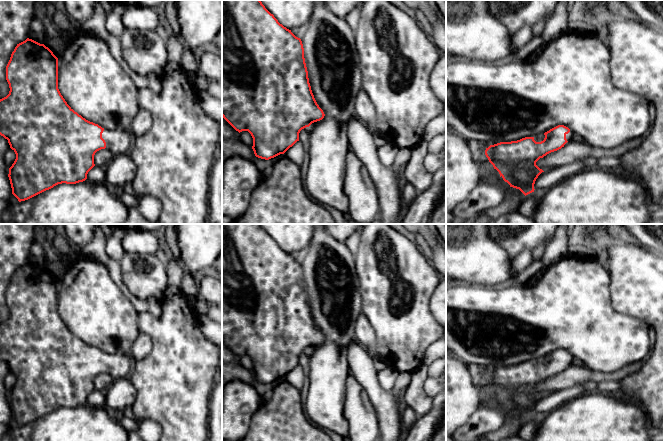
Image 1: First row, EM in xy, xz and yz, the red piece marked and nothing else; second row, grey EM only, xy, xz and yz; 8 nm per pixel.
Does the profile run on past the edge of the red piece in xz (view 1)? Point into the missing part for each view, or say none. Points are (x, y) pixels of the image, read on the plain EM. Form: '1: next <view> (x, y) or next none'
1: next none

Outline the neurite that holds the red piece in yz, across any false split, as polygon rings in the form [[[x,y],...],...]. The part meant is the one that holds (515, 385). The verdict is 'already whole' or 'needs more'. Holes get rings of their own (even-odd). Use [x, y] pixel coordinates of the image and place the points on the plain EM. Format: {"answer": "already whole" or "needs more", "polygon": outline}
{"answer": "needs more", "polygon": [[[558,349],[544,359],[541,366],[536,366],[534,361],[525,361],[517,365],[490,369],[485,374],[486,381],[500,401],[525,420],[534,416],[535,405],[544,396],[536,386],[575,362],[573,356],[564,349]]]}

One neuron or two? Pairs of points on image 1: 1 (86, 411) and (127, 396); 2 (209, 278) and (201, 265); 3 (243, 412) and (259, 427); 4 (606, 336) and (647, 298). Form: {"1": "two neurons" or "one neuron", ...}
{"1": "two neurons", "2": "two neurons", "3": "two neurons", "4": "two neurons"}

